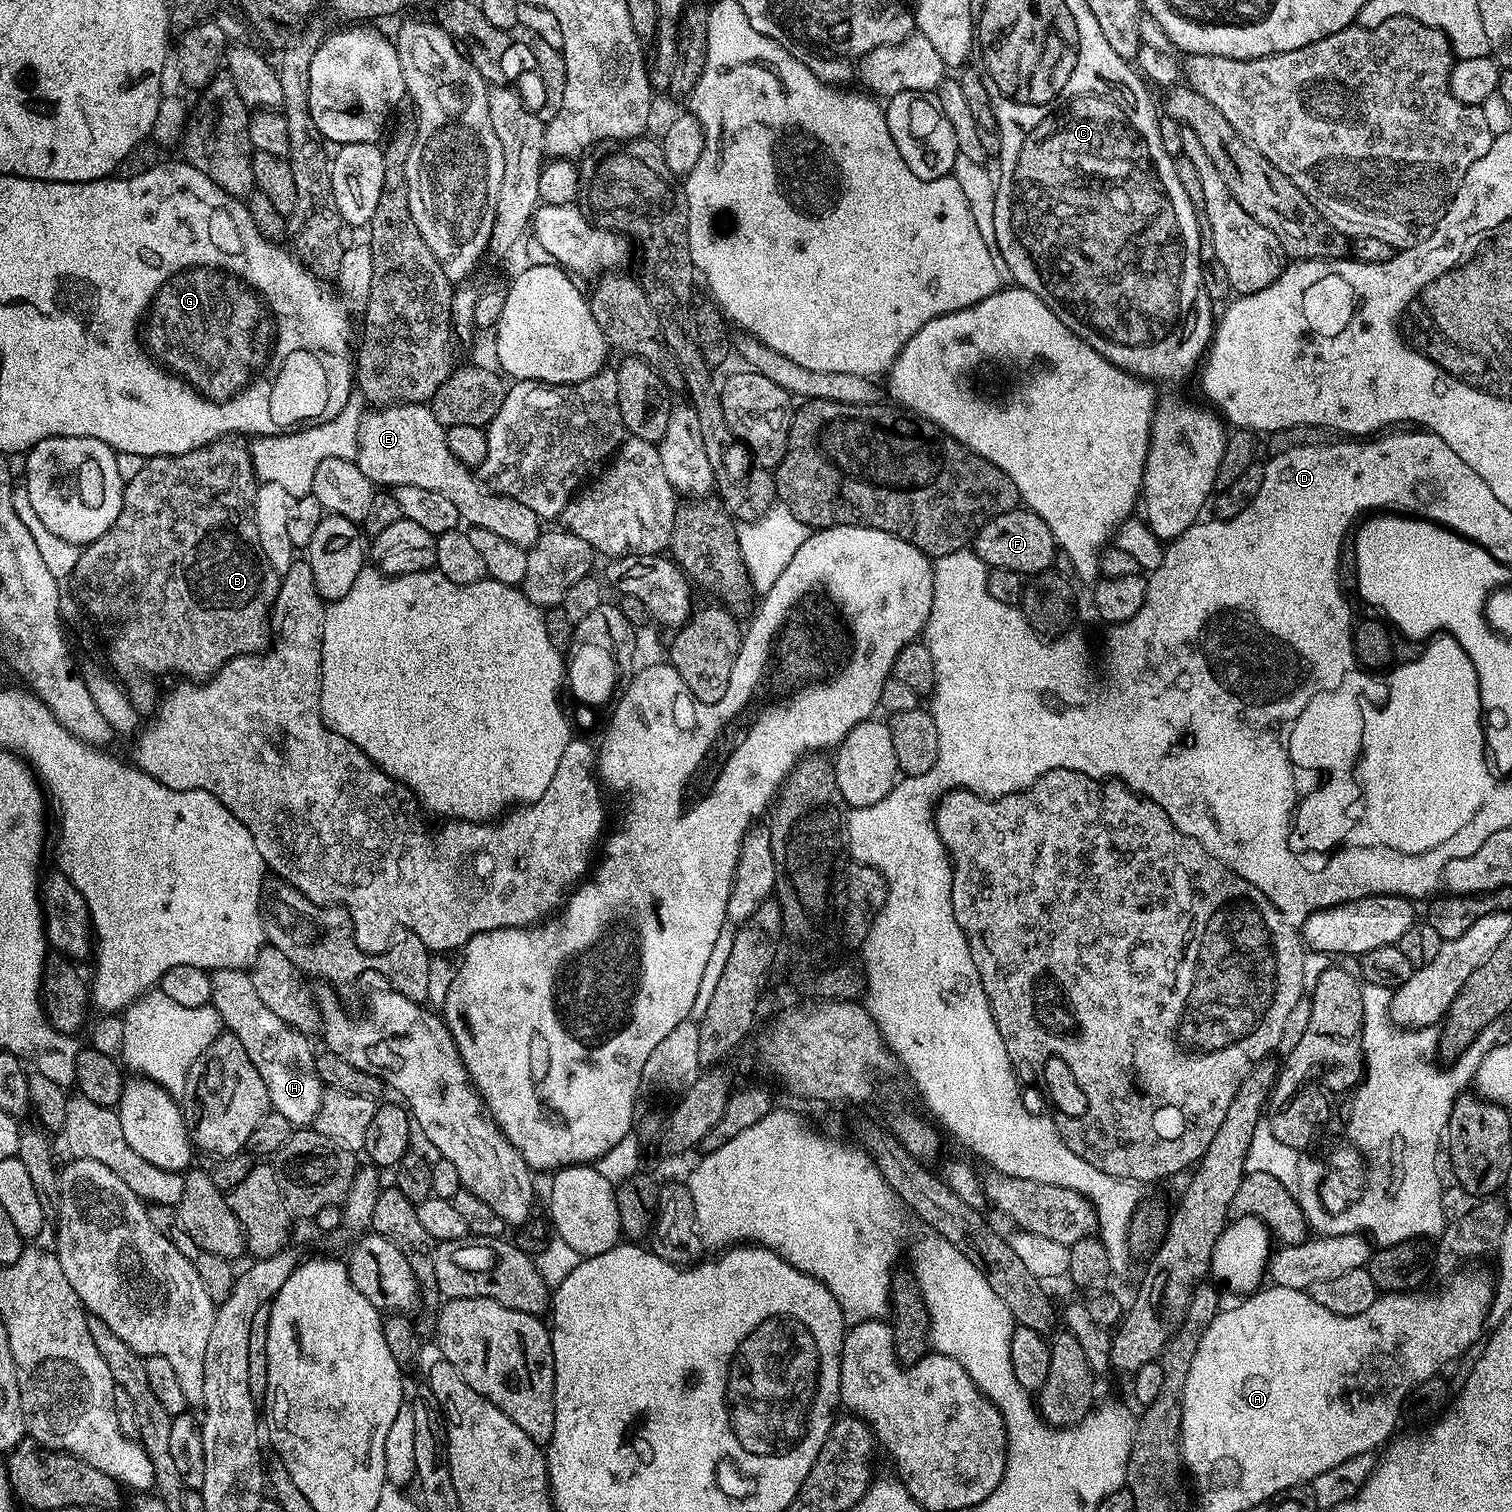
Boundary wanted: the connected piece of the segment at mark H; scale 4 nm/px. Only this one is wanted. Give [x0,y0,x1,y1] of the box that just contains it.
[211,968,324,1128]

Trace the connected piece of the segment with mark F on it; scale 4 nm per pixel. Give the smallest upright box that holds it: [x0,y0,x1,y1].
[970,510,1054,574]

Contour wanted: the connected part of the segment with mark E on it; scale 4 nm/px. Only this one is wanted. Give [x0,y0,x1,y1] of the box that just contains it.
[354,402,541,550]

